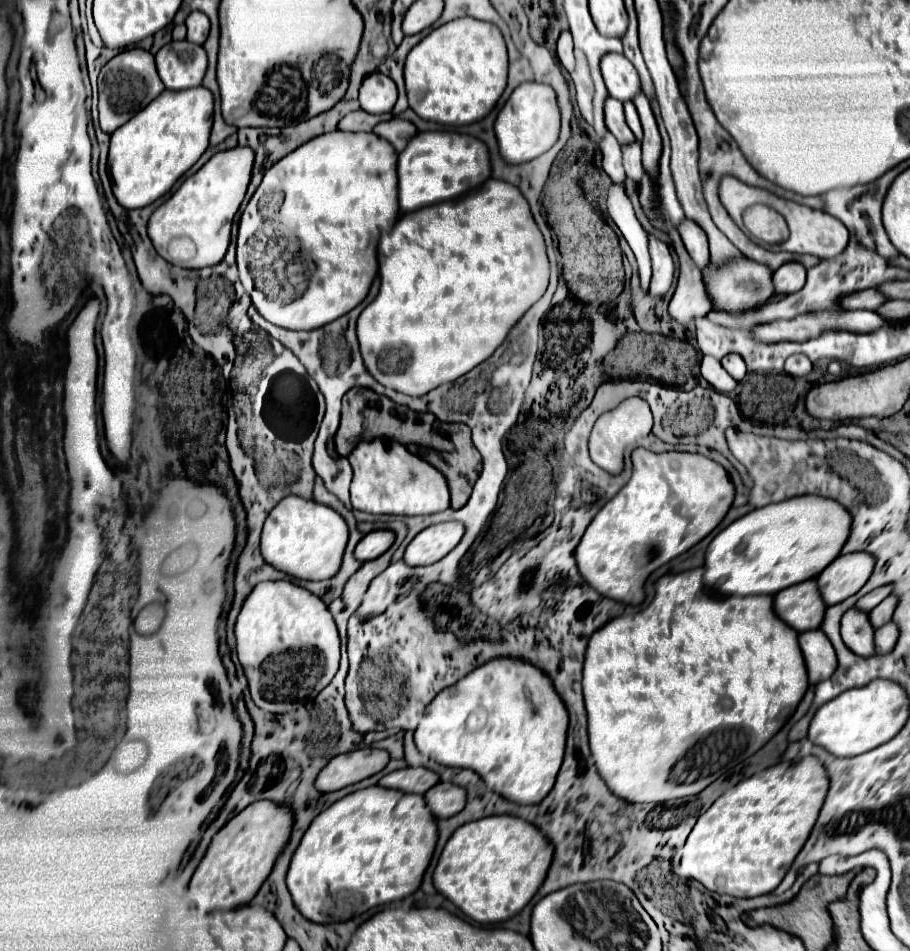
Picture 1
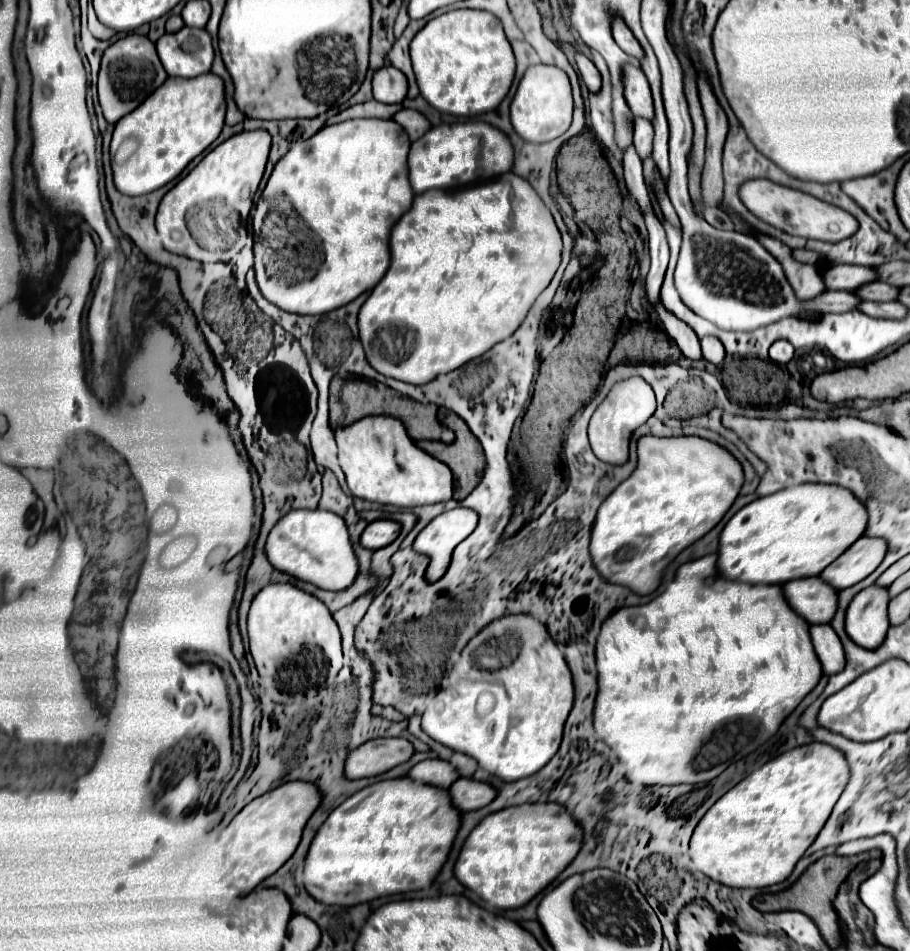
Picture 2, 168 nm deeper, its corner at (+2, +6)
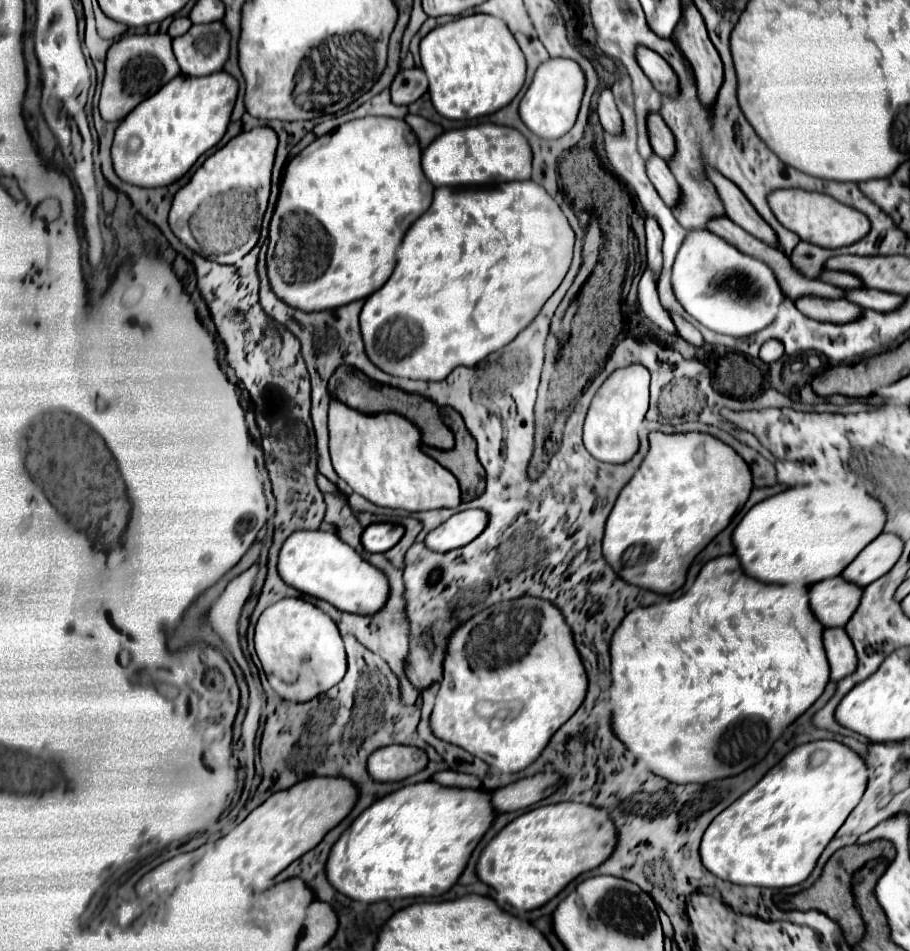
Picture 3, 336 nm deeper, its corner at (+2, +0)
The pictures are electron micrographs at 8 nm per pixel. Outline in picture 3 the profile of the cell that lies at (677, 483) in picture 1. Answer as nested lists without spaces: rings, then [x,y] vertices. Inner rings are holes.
[[[651,432],[649,444],[647,456],[607,518],[603,556],[625,582],[657,594],[673,594],[683,586],[693,558],[747,502],[753,484],[743,458],[709,434]]]

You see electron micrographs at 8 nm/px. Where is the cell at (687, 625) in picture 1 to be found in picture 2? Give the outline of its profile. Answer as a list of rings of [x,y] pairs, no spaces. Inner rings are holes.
[[[709,554],[705,558],[687,562],[679,568],[675,580],[667,586],[667,590],[643,606],[631,606],[617,610],[607,618],[597,638],[597,672],[599,672],[599,688],[595,702],[595,730],[599,732],[603,742],[611,744],[611,750],[617,754],[621,764],[627,770],[627,778],[631,782],[639,782],[645,786],[671,786],[671,784],[699,784],[717,778],[729,764],[741,760],[749,752],[757,750],[765,744],[781,726],[781,722],[799,706],[799,702],[817,686],[823,670],[819,670],[819,658],[815,658],[815,650],[811,650],[811,636],[807,634],[809,624],[801,618],[783,596],[784,584],[747,584],[739,580],[723,578],[721,574],[711,574],[703,578],[703,570],[715,570],[717,554]]]

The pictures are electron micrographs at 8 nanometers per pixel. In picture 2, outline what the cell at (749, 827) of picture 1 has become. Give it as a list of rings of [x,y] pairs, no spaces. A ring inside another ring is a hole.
[[[811,742],[769,760],[701,818],[691,838],[693,864],[725,886],[763,888],[783,882],[825,826],[847,782],[847,758],[823,742]]]

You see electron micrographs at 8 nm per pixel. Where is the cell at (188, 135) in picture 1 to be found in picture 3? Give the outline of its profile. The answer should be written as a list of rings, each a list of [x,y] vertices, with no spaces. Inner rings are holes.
[[[223,70],[205,78],[179,74],[167,88],[151,96],[151,100],[143,100],[127,120],[119,122],[115,132],[111,158],[117,176],[137,188],[161,188],[177,182],[201,154],[217,146],[223,138],[237,100],[237,88],[237,80]],[[131,136],[139,136],[143,144],[139,152],[125,154],[125,144]]]

